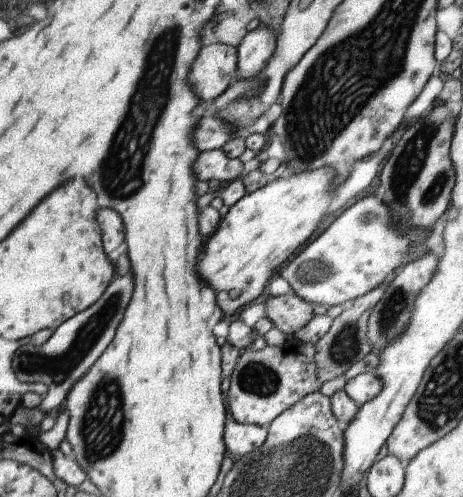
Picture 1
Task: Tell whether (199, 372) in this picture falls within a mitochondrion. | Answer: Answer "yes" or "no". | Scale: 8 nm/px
no

